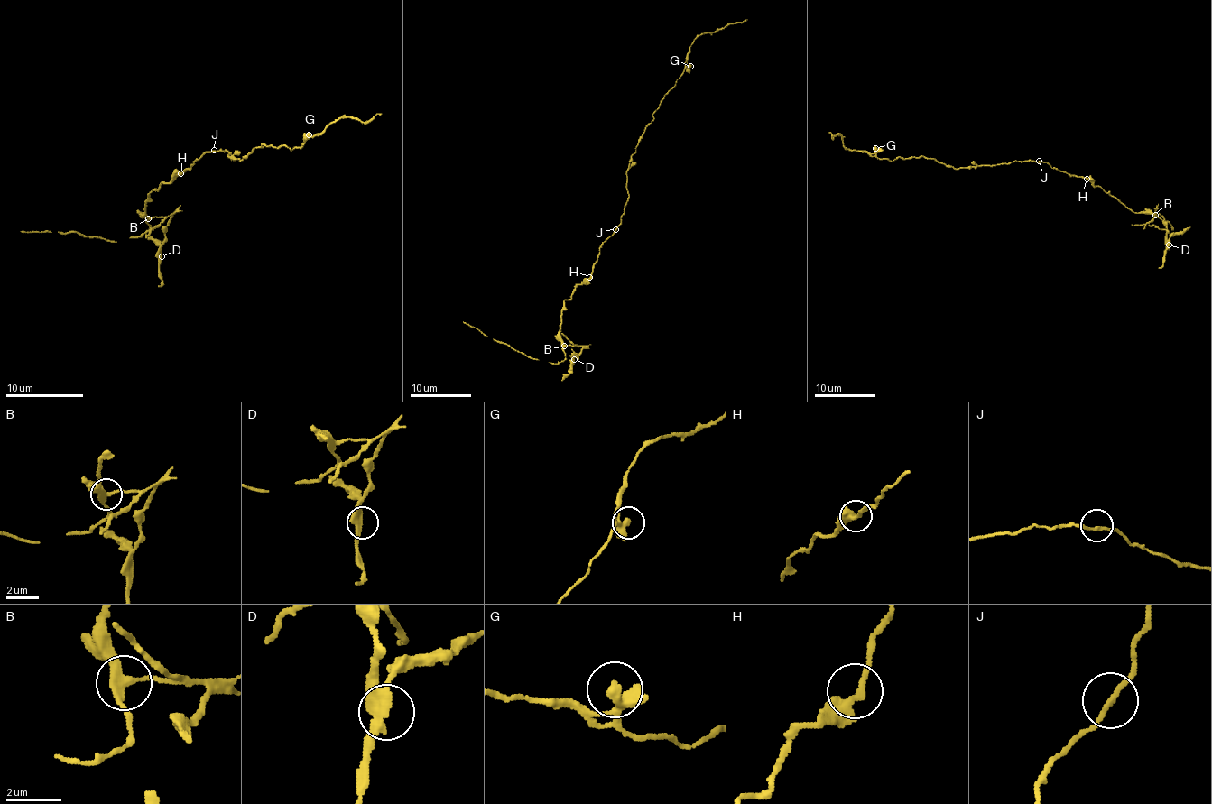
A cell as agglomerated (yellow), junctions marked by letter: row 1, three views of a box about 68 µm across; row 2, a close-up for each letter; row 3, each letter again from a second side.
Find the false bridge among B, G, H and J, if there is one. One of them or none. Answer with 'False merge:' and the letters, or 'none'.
False merge: B

